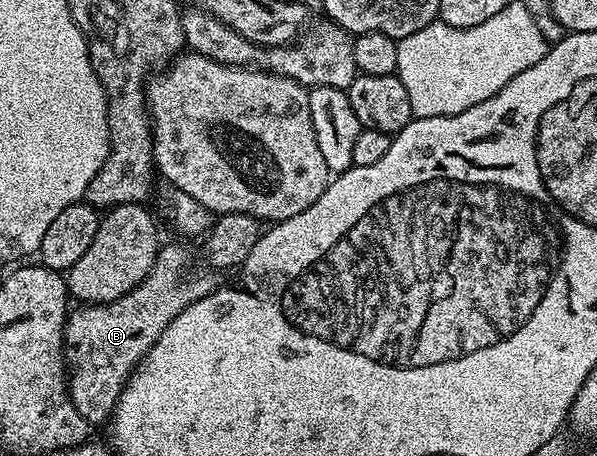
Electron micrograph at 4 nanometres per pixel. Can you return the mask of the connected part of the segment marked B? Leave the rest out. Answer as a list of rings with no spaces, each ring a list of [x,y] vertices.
[[[174,242],[171,246],[163,245],[154,261],[153,270],[139,286],[132,288],[132,292],[111,302],[78,304],[75,305],[75,310],[73,307],[67,313],[66,327],[62,333],[62,345],[66,360],[68,389],[71,400],[76,404],[76,412],[80,412],[80,416],[84,416],[86,422],[105,423],[109,419],[119,396],[122,395],[122,390],[126,387],[126,381],[156,344],[156,340],[160,340],[164,328],[168,328],[168,324],[172,324],[172,320],[176,320],[176,316],[180,316],[180,312],[184,312],[188,304],[218,289],[219,275],[213,269],[205,269],[198,271],[196,267],[190,267],[190,254],[180,243]]]

